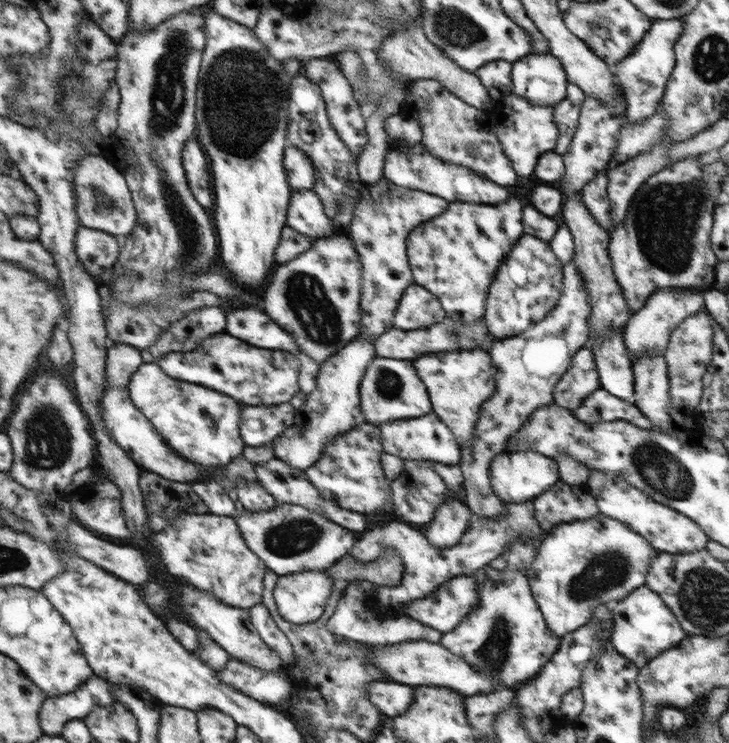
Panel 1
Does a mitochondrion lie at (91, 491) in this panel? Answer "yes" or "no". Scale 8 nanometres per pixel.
no

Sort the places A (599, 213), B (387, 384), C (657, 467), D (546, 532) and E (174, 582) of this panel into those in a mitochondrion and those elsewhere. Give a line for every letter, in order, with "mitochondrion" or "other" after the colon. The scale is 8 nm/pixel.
A: other
B: mitochondrion
C: mitochondrion
D: other
E: other

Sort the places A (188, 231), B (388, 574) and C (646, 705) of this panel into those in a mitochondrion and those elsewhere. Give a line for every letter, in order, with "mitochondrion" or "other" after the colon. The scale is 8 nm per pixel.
A: mitochondrion
B: mitochondrion
C: other

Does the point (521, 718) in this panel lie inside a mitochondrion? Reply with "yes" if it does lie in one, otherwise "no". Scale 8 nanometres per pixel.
no

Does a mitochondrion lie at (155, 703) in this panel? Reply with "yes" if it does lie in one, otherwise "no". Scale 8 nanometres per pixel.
no

